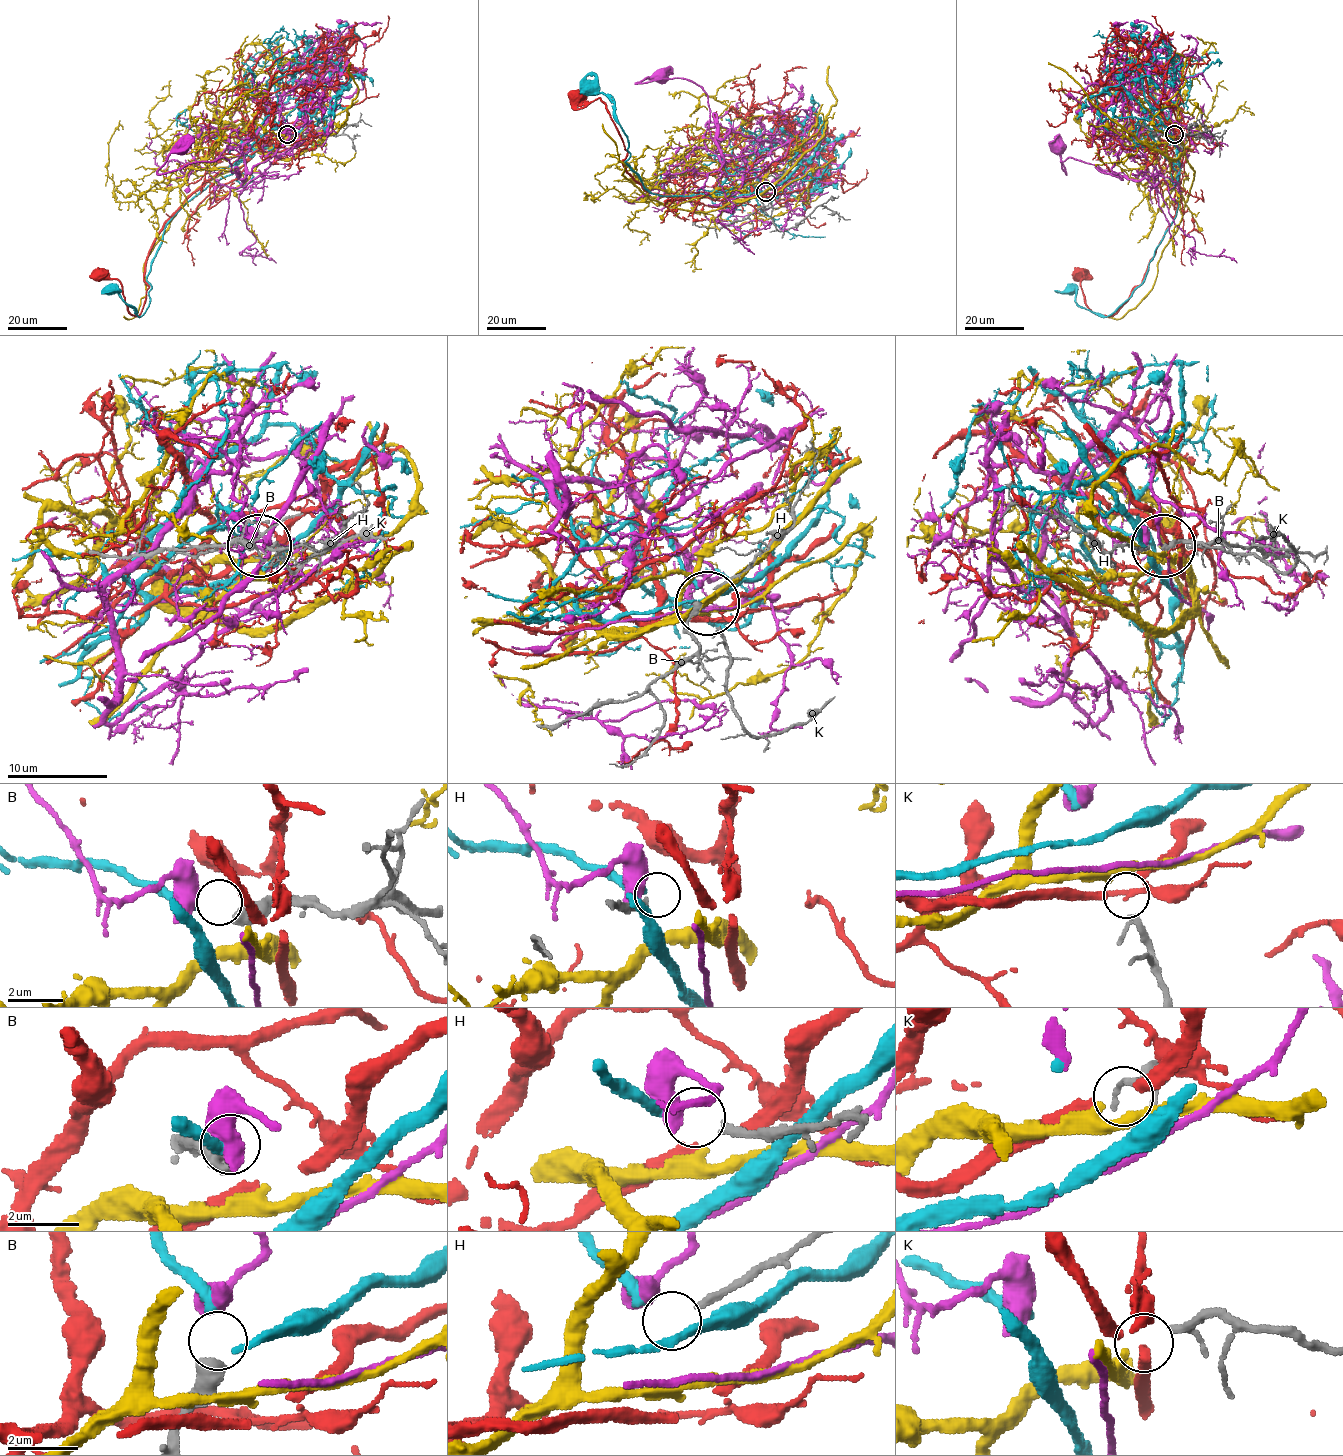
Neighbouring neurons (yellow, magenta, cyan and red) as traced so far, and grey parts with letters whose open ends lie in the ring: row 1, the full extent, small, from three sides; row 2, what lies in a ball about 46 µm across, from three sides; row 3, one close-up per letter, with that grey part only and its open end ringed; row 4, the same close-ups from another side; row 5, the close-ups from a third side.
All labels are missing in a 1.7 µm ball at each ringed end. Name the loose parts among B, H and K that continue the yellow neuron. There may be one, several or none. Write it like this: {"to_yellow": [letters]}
{"to_yellow": ["K"]}

